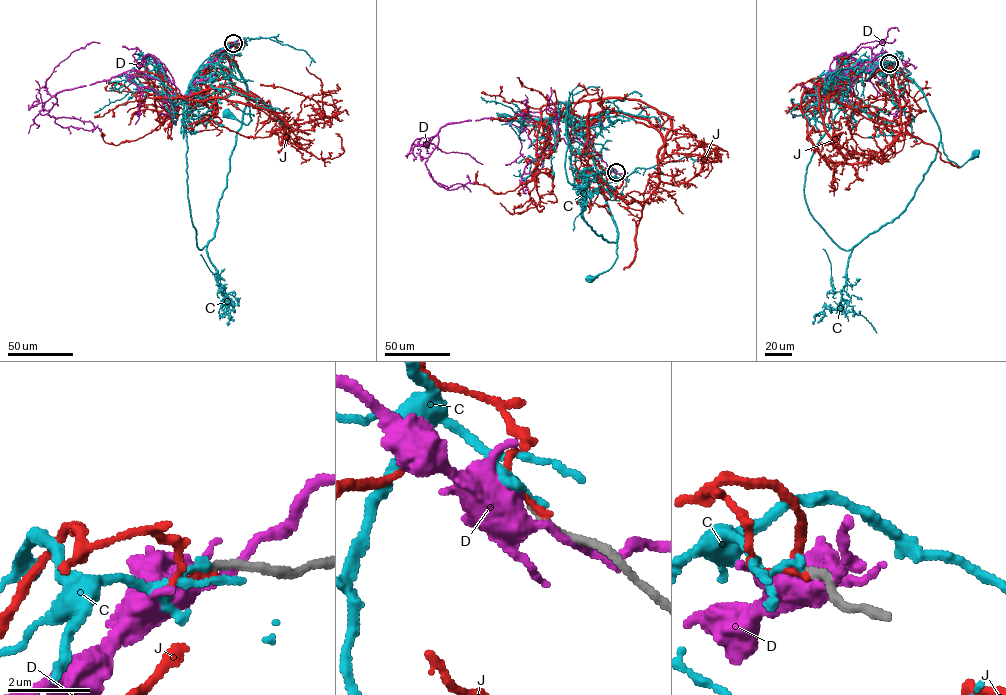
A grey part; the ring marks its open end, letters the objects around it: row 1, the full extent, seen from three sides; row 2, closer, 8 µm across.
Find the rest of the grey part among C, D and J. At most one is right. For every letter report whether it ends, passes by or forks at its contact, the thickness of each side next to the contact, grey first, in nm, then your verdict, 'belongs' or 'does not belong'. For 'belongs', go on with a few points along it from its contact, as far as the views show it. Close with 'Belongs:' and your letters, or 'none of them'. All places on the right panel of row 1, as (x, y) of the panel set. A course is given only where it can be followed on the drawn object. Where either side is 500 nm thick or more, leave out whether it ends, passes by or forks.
C: it ends; calibres 190 and 170 nm; does not belong
D: it passes by; calibres 260 and 200 nm; does not belong
J: it ends; calibres 200 and 160 nm; does not belong
Belongs: none of them

